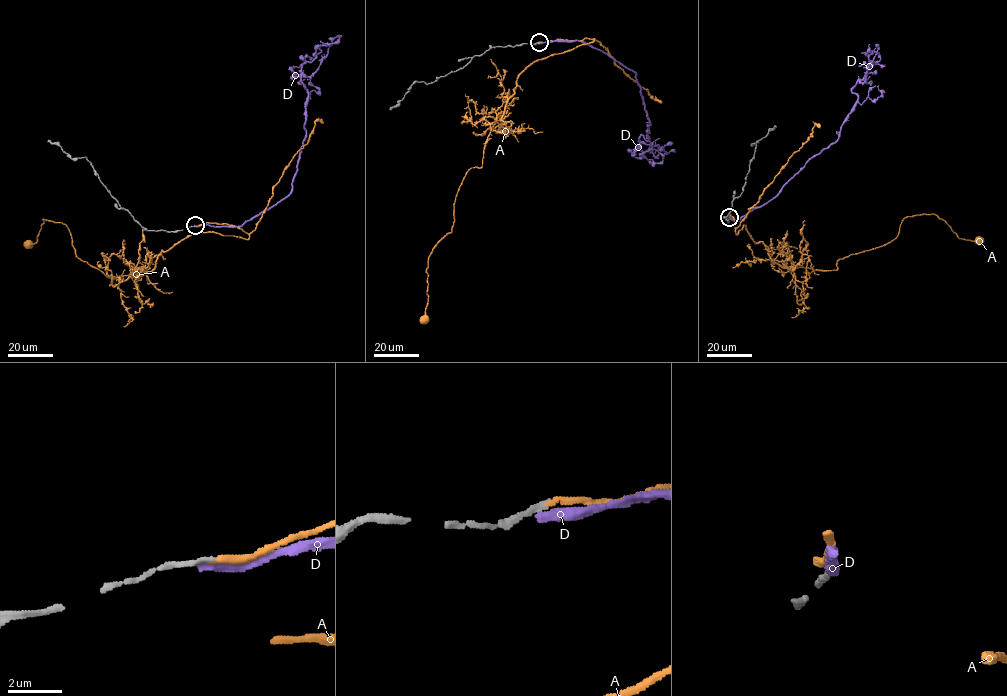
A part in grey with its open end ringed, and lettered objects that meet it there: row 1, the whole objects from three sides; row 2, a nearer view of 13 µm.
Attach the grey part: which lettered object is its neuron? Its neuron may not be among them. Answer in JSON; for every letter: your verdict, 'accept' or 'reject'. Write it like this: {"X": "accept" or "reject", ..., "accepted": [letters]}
{"A": "accept", "D": "reject", "accepted": ["A"]}

